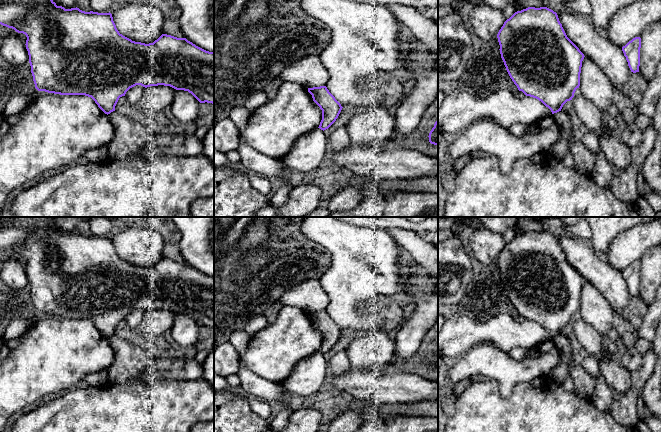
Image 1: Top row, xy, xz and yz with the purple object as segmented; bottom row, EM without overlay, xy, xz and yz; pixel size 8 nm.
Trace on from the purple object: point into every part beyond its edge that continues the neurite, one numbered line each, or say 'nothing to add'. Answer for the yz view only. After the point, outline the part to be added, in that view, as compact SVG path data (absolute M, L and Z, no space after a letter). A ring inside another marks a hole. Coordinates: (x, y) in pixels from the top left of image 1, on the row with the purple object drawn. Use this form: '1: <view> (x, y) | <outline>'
nothing to add

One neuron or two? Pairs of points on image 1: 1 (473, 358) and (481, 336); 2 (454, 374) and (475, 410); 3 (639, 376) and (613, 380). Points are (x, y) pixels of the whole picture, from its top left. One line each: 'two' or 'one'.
1: two
2: two
3: two

